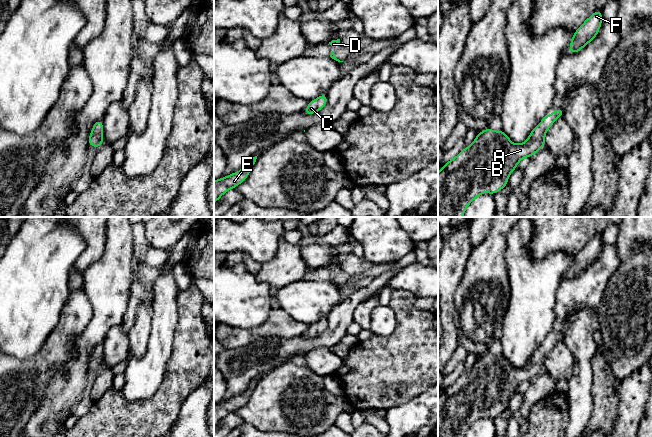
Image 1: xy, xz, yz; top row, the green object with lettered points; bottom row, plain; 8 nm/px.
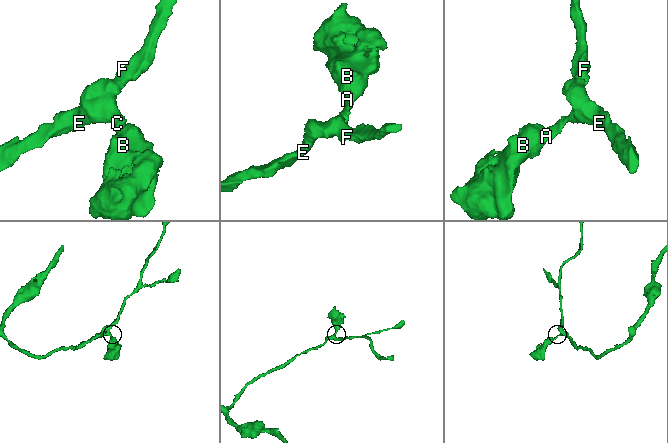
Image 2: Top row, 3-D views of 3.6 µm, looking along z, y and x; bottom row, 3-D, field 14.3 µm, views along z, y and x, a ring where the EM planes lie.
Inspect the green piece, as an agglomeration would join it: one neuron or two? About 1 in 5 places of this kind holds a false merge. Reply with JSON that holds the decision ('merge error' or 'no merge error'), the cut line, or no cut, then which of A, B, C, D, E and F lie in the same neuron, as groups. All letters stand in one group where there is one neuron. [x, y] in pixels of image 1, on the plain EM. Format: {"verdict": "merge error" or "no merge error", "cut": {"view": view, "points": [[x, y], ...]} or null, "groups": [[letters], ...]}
{"verdict": "no merge error", "cut": null, "groups": [["A", "B", "C", "D", "E", "F"]]}

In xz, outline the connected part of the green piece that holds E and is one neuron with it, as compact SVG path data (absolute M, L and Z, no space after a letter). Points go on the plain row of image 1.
M257 380L251 382L243 393L214 405L214 427L216 427L225 416L229 413L236 412L247 402L256 386L256 383Z

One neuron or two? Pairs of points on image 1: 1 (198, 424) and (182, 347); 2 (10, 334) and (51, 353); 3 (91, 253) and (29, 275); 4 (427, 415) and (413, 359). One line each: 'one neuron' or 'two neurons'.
1: two neurons
2: two neurons
3: two neurons
4: two neurons

